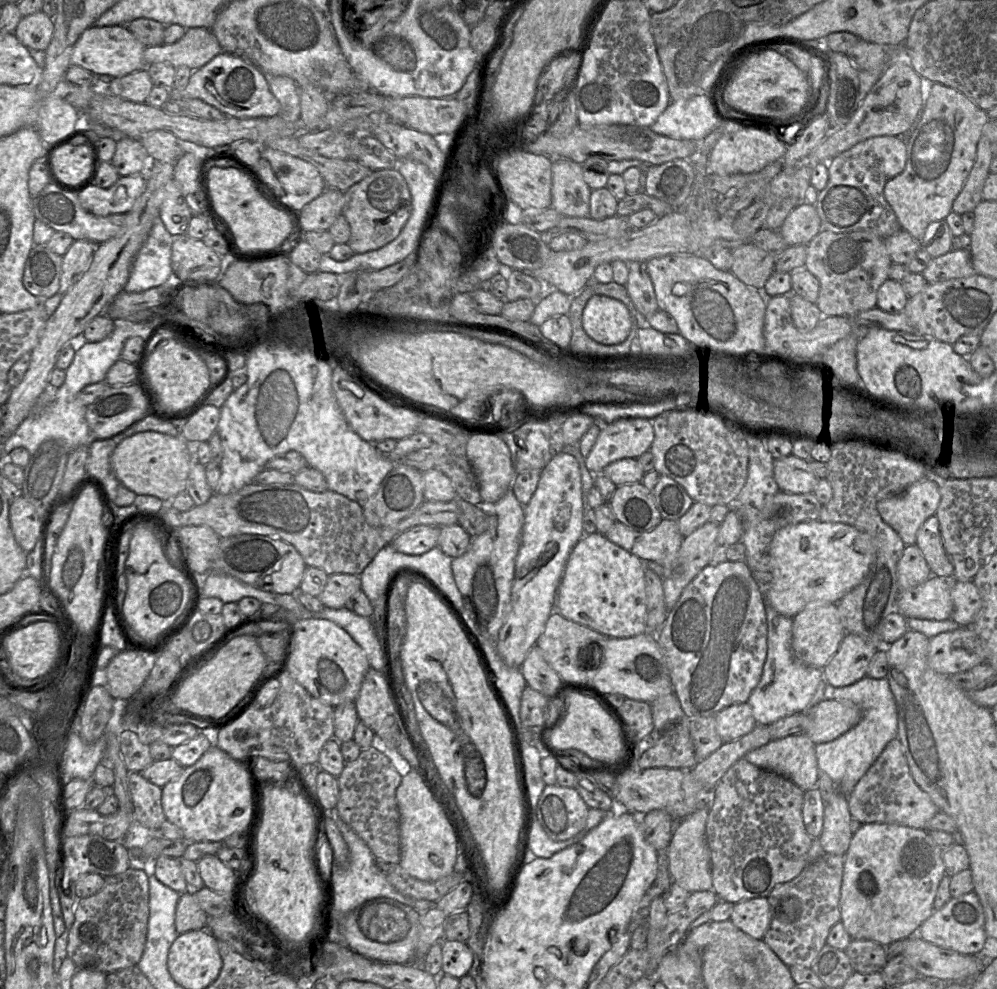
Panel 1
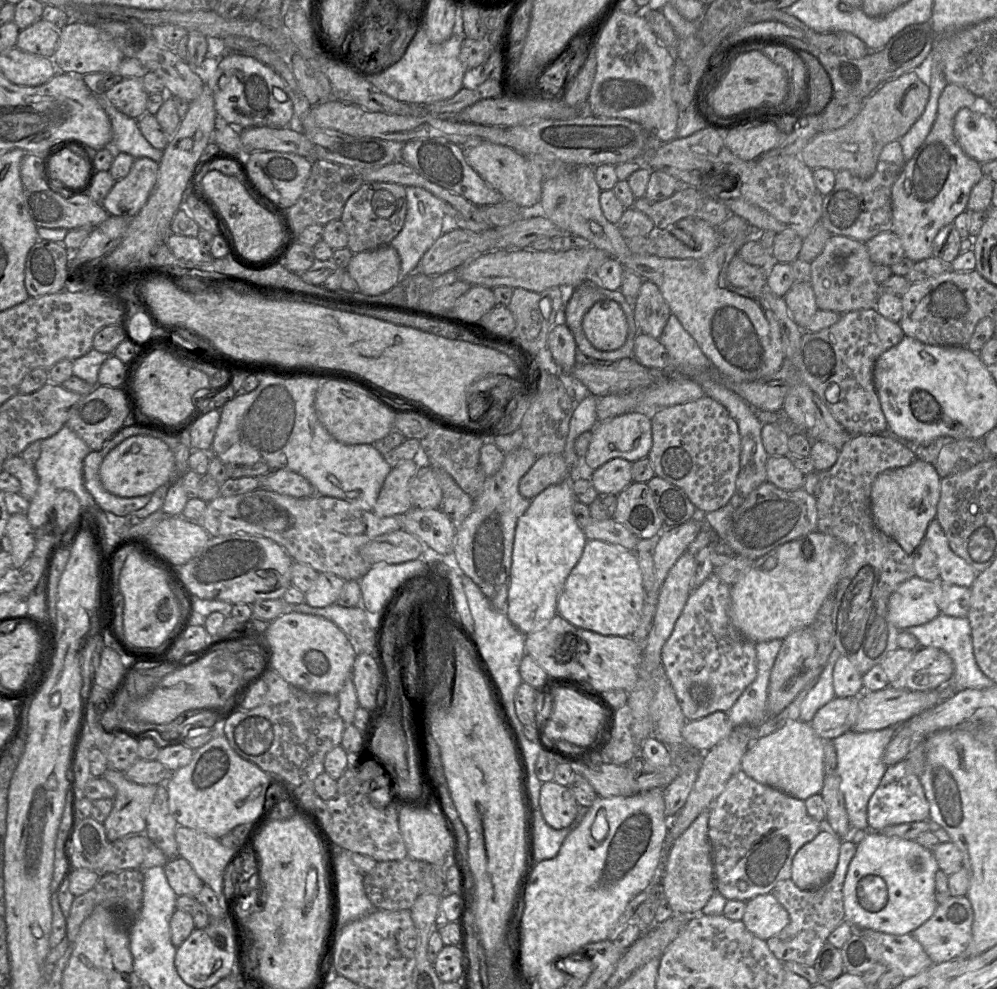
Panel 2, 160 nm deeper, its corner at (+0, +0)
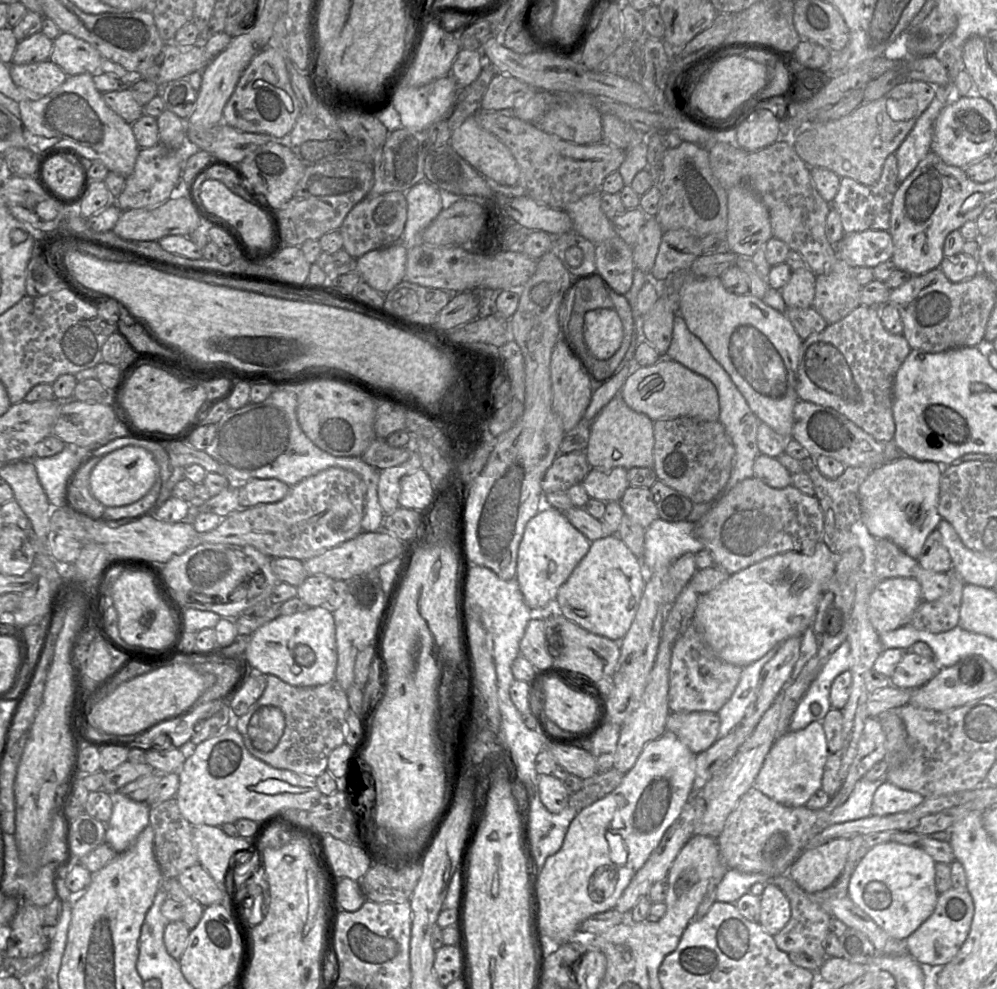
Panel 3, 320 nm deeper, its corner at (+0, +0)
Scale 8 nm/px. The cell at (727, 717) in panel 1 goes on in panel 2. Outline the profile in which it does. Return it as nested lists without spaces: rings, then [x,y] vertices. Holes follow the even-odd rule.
[[[716,711],[698,720],[687,721],[682,738],[691,749],[705,753],[726,738],[734,727],[727,711]]]

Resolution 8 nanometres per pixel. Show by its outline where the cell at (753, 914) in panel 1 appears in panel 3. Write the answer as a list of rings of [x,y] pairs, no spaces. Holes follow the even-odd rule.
[[[766,883],[760,895],[758,923],[771,936],[777,934],[790,920],[791,907],[785,894],[773,883]]]

